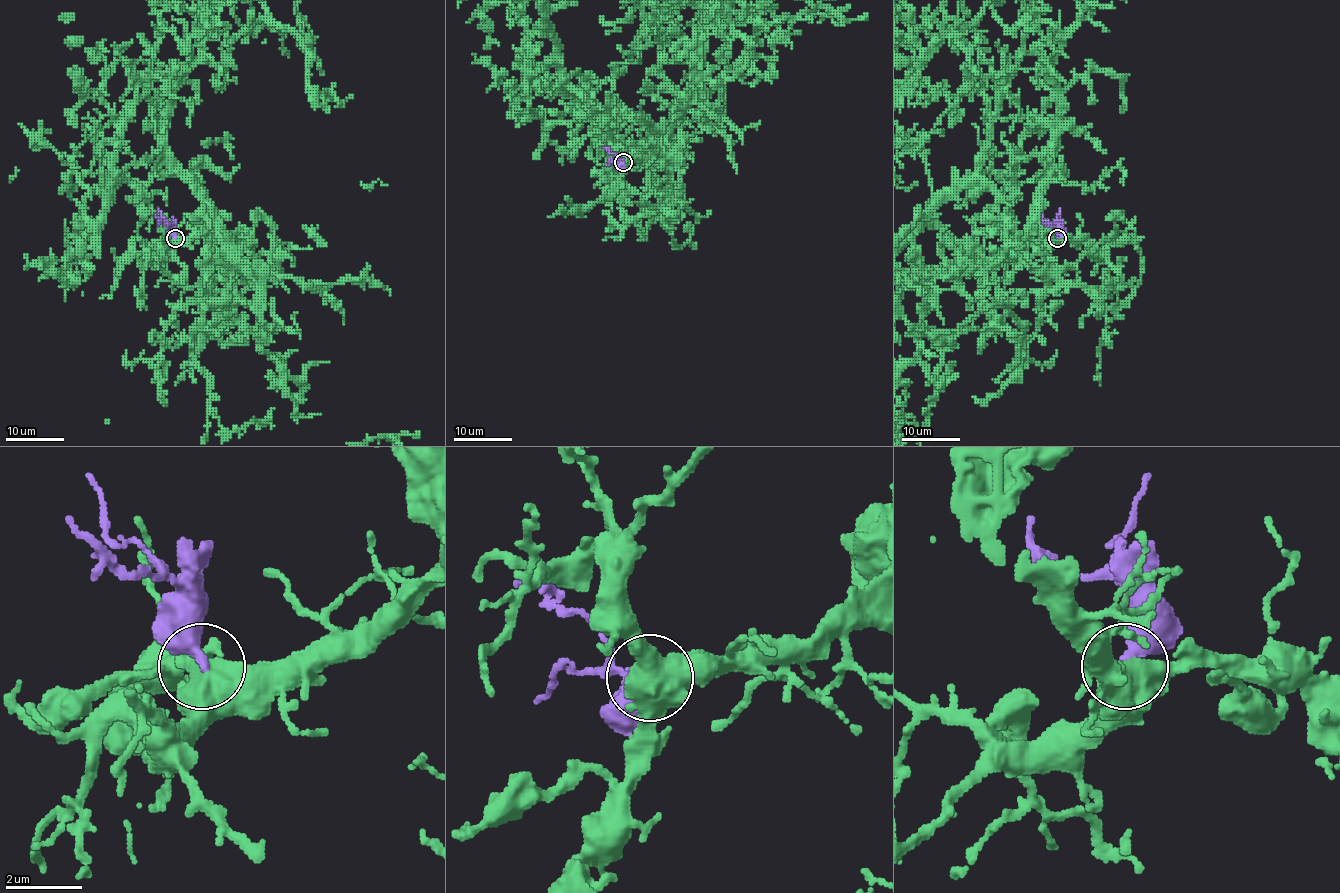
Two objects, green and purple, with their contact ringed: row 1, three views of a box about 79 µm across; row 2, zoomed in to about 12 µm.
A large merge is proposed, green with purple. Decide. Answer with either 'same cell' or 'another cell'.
same cell

